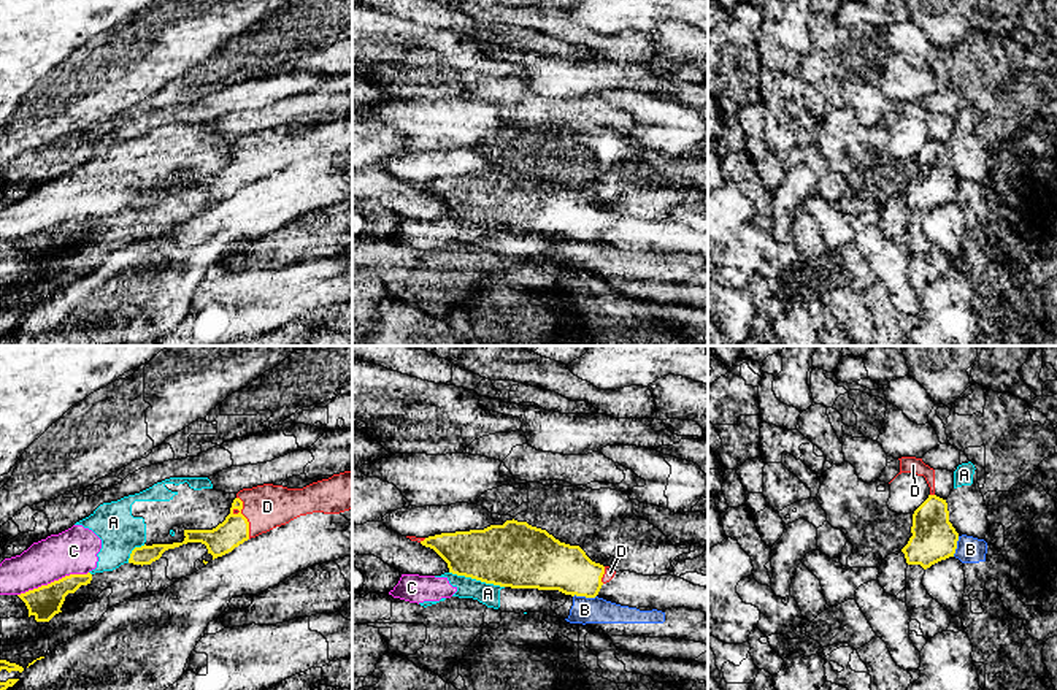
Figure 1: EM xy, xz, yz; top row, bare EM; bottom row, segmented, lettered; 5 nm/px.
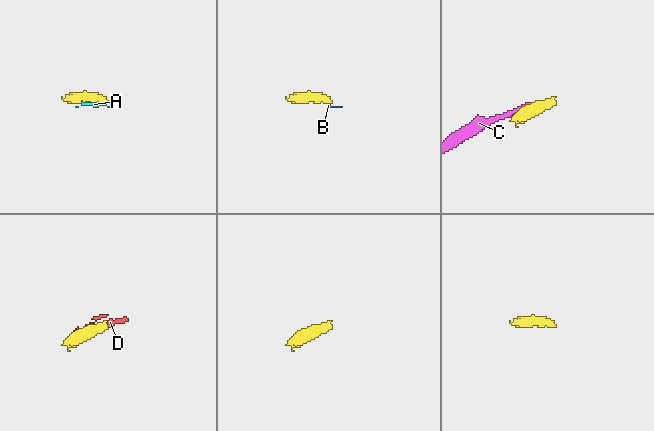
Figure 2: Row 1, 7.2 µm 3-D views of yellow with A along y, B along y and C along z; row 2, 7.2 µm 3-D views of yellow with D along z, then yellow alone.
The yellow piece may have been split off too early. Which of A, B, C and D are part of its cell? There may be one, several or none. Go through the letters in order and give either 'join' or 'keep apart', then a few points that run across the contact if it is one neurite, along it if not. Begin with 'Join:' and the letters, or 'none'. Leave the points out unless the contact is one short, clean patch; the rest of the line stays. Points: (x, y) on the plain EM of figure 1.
Join: D
A: keep apart
B: keep apart | xz (573, 240), (595, 241)
C: keep apart | xy (88, 216), (65, 219), (18, 240)
D: join

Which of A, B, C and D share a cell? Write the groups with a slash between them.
A C / B / D

